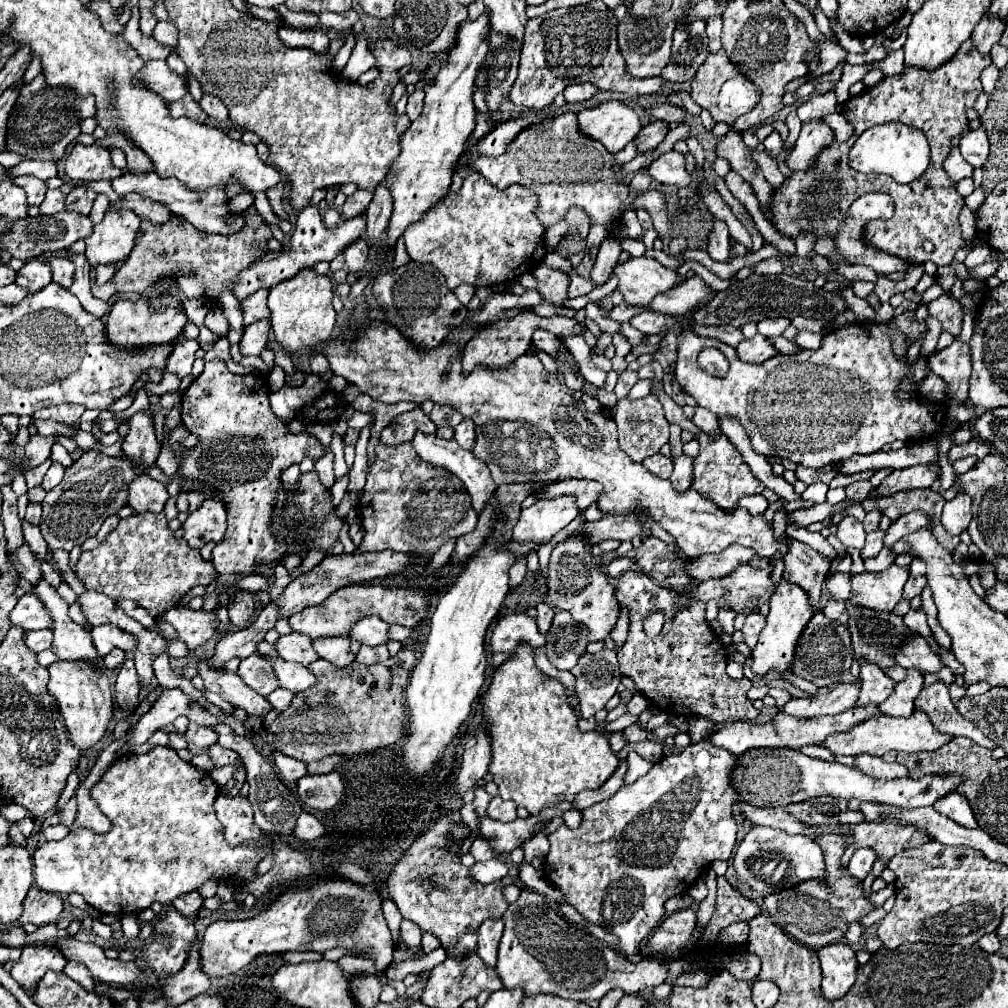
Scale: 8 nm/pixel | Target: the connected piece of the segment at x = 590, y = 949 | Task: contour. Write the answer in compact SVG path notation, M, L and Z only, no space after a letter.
M521 888L519 898L509 904L509 908L503 914L505 920L505 932L499 942L499 956L495 964L495 972L503 982L503 988L513 990L513 988L523 988L525 996L533 994L553 994L559 998L569 998L577 1002L587 1002L587 1000L601 1000L603 994L607 994L611 988L623 988L625 994L635 994L639 990L651 990L653 986L663 984L667 966L655 958L643 958L643 962L633 964L627 958L619 956L615 950L609 946L601 944L599 938L595 938L587 928L579 928L575 924L569 924L553 906L547 906L545 896Z

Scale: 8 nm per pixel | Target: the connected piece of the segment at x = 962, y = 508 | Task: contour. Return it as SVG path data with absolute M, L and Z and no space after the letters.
M957 494L953 500L949 500L943 508L941 522L951 534L961 534L971 520L971 498L967 494Z

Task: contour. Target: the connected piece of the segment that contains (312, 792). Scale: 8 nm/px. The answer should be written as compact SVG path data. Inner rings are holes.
M339 772L321 776L303 776L297 782L299 798L313 810L331 810L345 792L345 782Z

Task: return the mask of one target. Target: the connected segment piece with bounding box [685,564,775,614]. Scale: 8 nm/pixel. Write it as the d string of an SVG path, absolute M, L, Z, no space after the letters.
M747 564L721 580L699 582L699 586L689 590L685 596L699 598L703 602L707 602L709 598L715 598L719 606L731 604L735 612L751 614L761 608L761 600L767 602L771 596L771 588L775 584L769 578L769 572L771 572L771 566L759 570Z

